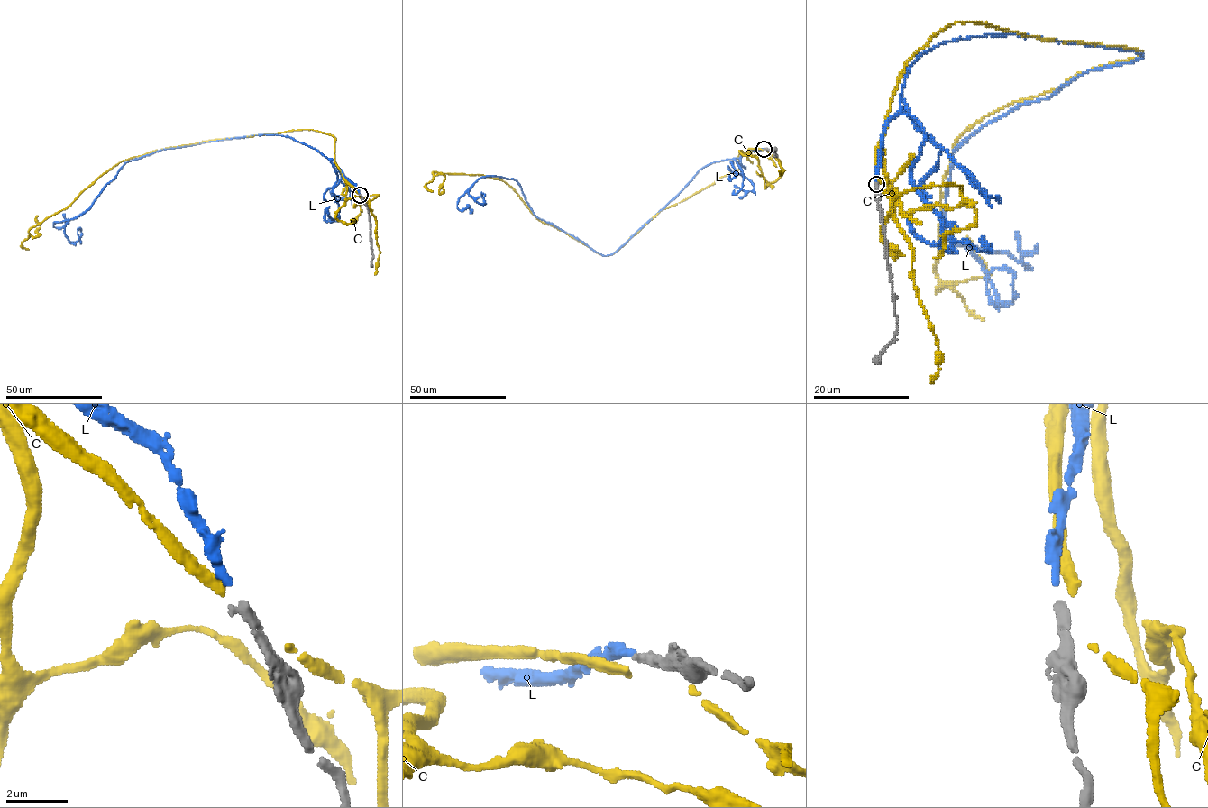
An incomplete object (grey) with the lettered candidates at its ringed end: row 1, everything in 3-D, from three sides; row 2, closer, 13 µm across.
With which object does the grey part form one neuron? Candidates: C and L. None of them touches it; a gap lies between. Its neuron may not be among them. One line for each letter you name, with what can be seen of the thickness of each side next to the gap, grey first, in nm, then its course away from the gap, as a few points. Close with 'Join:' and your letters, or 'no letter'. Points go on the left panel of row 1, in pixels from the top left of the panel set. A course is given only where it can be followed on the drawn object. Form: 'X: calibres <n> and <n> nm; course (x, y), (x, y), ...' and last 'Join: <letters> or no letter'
L: calibres 340 and 280 nm; course (360, 193), (285, 135), (163, 149), (126, 161), (71, 218), (65, 235), (79, 228), (79, 243)
Join: L

